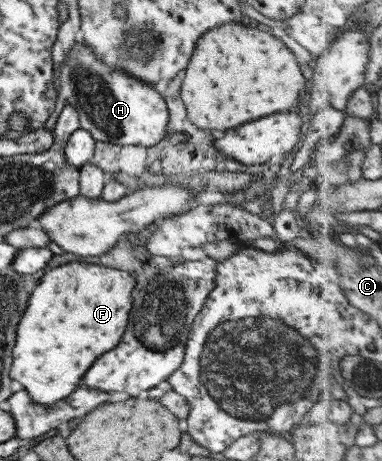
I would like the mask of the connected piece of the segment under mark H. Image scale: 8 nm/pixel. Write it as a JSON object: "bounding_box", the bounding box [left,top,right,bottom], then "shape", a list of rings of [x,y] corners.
{"bounding_box":[56,39,168,147],"shape":[[[75,39],[66,60],[62,63],[58,78],[58,99],[56,107],[60,109],[65,105],[66,109],[78,114],[79,127],[88,130],[95,141],[102,143],[114,143],[114,145],[140,145],[140,147],[152,147],[164,137],[168,121],[168,111],[163,98],[154,90],[153,85],[144,83],[140,79],[125,75],[119,70],[110,70],[93,55],[79,39]]]}

